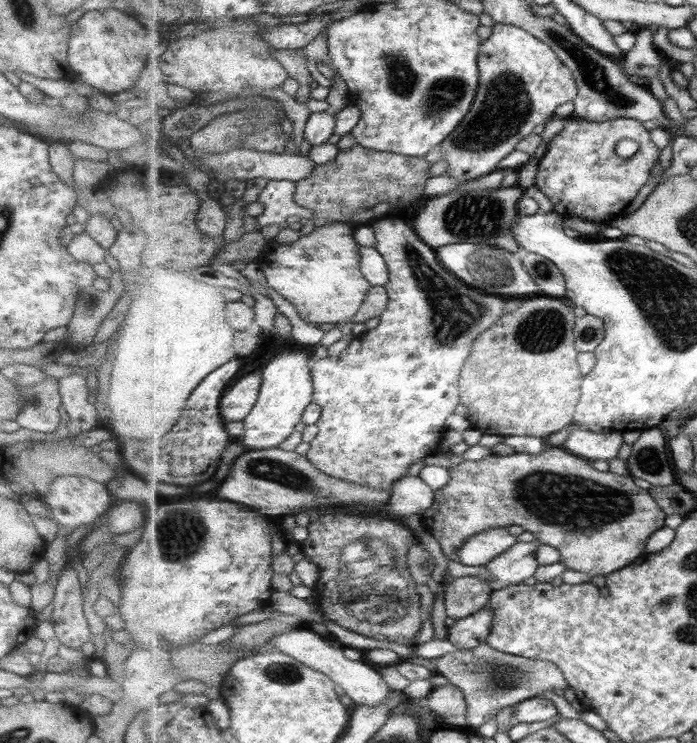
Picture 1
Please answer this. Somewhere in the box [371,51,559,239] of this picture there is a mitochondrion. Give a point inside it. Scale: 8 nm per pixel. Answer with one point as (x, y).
(506, 105)

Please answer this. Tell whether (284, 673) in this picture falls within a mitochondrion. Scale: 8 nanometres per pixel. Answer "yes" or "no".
yes

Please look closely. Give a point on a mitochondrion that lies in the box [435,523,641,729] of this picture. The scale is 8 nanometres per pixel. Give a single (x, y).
(495, 675)

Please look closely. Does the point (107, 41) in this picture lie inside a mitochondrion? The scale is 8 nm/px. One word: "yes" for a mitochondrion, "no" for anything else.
no

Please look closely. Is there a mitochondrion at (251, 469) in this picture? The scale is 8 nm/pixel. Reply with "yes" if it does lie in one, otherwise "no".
yes

